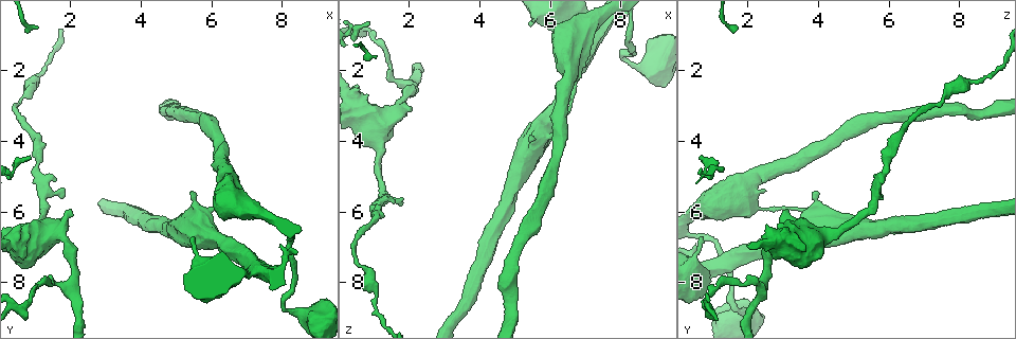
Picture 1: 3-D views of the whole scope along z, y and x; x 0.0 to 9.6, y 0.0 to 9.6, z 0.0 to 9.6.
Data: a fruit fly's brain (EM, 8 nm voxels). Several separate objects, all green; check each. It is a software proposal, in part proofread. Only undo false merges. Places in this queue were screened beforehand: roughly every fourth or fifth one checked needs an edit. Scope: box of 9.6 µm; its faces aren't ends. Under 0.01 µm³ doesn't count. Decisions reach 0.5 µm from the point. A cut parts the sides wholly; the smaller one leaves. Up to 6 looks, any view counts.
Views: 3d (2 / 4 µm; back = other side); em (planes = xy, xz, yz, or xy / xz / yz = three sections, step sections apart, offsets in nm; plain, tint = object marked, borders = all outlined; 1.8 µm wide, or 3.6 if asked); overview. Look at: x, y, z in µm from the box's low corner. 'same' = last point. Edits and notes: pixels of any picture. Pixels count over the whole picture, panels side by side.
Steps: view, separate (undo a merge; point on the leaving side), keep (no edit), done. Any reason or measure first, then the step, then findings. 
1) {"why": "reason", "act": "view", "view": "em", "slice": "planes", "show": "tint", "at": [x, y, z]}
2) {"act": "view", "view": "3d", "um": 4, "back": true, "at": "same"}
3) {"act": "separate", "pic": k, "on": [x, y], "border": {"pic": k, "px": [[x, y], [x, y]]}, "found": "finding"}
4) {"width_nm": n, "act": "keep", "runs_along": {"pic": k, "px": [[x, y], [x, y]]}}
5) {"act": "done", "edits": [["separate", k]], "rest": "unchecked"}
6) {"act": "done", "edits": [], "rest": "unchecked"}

{"why": "branch point", "act": "view", "view": "em", "um": 3.6, "slice": "planes", "show": "tint", "at": [1.95, 8.10, 2.40]}

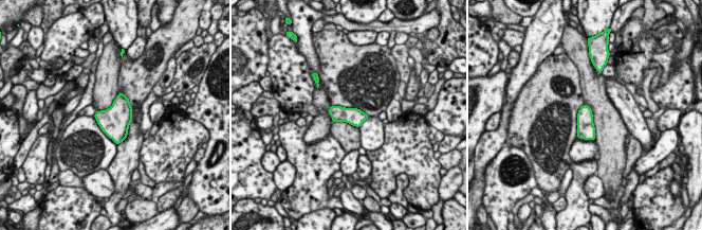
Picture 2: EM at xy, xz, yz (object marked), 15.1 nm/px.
{"width_nm": 260, "act": "keep", "found": "one neuron here"}

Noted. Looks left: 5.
{"why": "sharp bend", "act": "view", "view": "3d", "um": 4, "at": [0.60, 8.70, 0.85]}

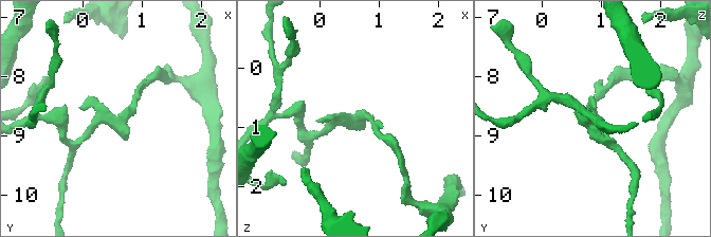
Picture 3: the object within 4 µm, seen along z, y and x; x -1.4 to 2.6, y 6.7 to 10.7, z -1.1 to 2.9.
{"why": "need the tissue", "act": "view", "view": "em", "slice": "planes", "show": "tint", "at": [0.60, 8.70, 0.85]}

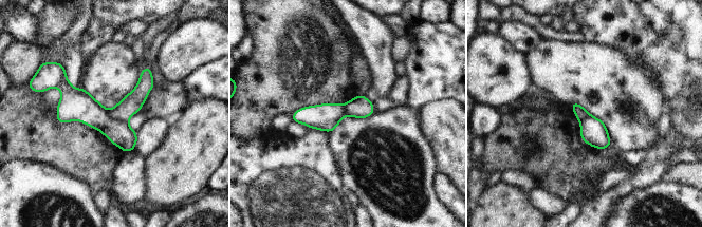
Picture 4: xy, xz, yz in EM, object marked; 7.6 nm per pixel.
{"width_nm": 190, "act": "separate", "pic": 4, "on": [86, 109], "border": {"pic": 4, "px": [[107, 111], [113, 117], [126, 121]]}, "found": "a second neuron is stuck on"}

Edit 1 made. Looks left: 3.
{"why": "see it whole again", "act": "view", "view": "overview"}

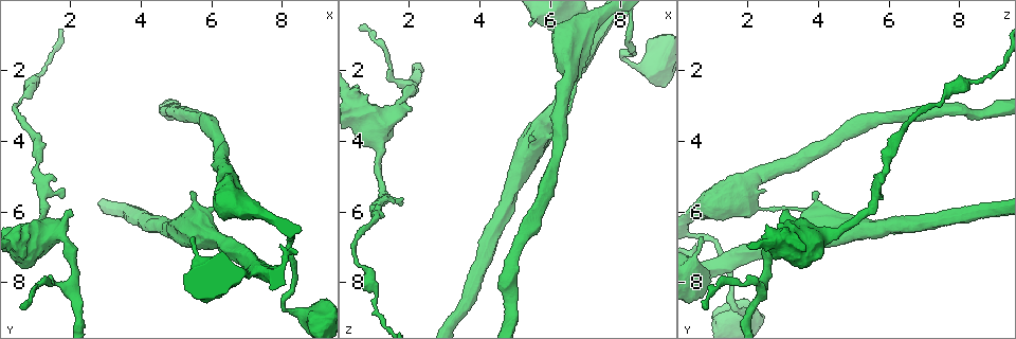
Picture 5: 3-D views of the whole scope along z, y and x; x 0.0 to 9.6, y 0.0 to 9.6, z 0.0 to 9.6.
{"why": "three arms meet", "act": "view", "view": "em", "slice": "yz", "step": 8, "show": "tint", "at": [7.30, 7.55, 0.75]}

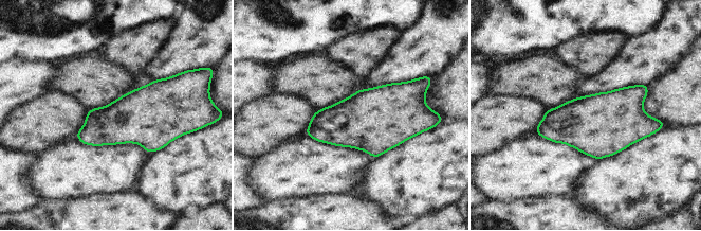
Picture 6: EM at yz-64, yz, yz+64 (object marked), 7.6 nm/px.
{"act": "keep", "found": "one neuron here"}

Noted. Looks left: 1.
{"act": "done", "edits": [["separate", 4]], "rest": "unchecked"}

